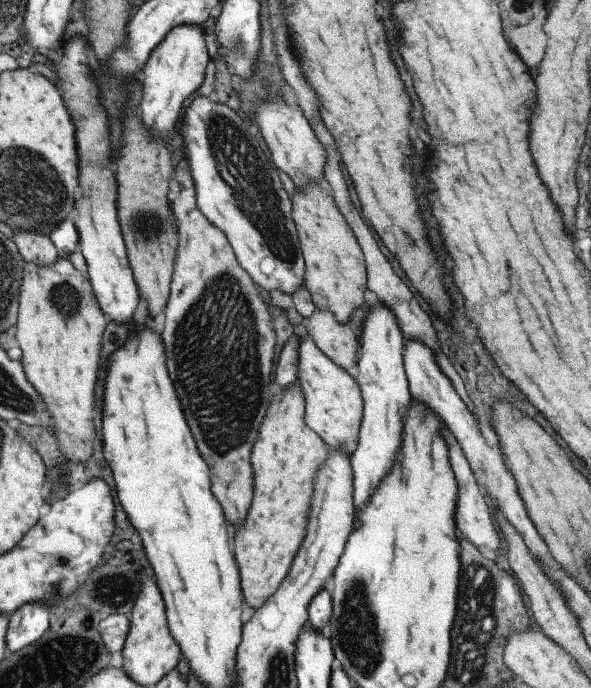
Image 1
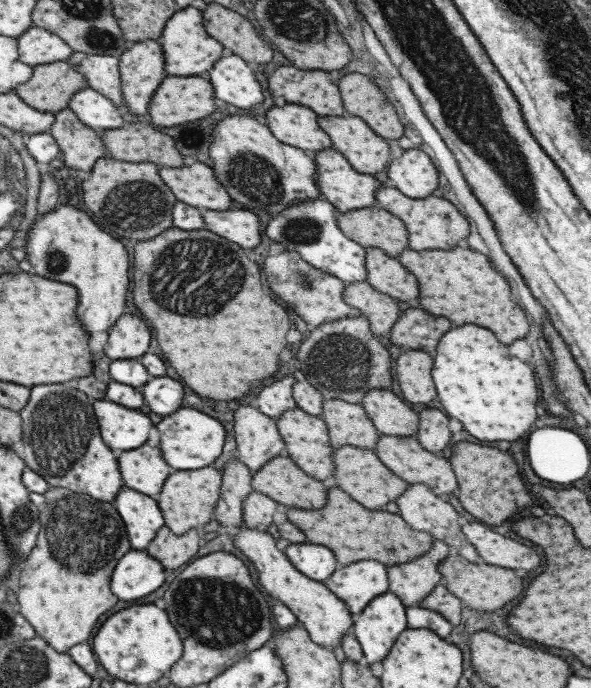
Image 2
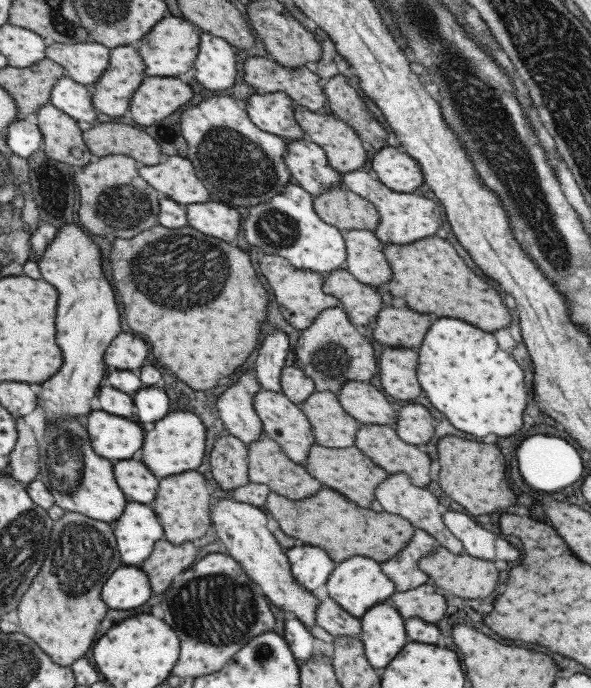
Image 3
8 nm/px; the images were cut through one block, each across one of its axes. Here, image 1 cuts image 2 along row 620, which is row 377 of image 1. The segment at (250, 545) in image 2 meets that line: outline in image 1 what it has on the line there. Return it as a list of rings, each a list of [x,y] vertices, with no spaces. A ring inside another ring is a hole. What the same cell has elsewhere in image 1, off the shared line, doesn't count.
[[[304,334],[298,346],[297,385],[304,396],[304,423],[329,447],[347,457],[358,443],[358,428],[362,417],[362,398],[352,373],[335,366]]]

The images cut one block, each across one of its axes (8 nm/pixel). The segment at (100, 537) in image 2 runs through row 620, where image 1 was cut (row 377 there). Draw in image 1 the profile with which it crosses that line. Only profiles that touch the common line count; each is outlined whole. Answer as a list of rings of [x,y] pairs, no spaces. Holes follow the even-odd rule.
[[[57,257],[50,265],[36,265],[24,262],[18,292],[16,312],[17,340],[23,372],[26,379],[39,393],[49,411],[52,430],[61,454],[66,460],[85,460],[91,452],[91,412],[93,412],[93,390],[97,382],[99,346],[105,328],[105,316],[101,314],[90,282],[77,271],[68,257]]]

